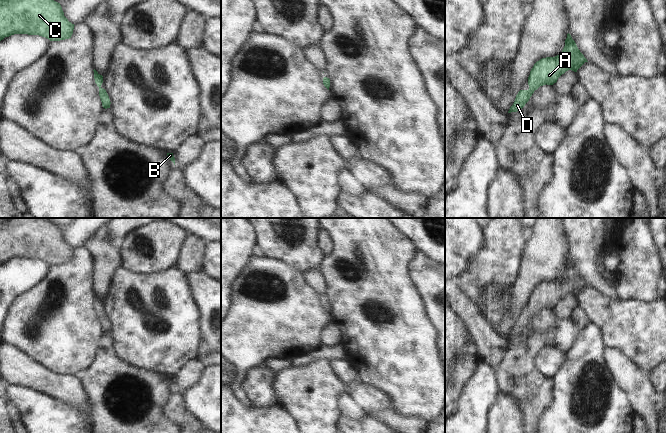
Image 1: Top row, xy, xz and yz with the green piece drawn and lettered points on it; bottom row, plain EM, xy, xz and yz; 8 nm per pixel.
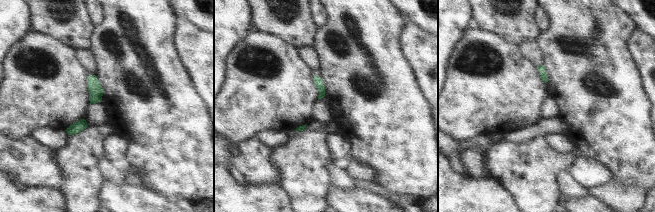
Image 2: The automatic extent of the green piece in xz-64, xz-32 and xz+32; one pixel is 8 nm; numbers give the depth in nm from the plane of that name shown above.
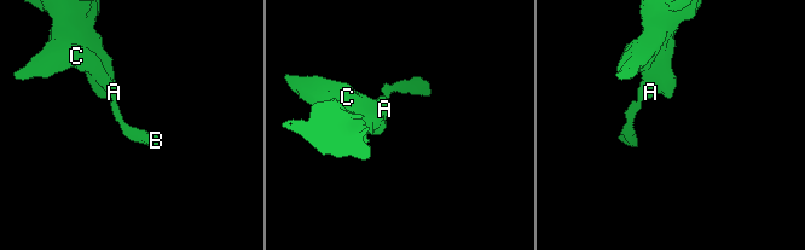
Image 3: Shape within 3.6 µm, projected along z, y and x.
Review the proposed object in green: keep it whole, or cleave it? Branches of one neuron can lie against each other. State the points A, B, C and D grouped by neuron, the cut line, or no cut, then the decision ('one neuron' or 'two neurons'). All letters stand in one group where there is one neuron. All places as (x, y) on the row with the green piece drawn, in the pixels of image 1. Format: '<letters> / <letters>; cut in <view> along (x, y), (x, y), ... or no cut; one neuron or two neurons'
A B C D; no cut; one neuron

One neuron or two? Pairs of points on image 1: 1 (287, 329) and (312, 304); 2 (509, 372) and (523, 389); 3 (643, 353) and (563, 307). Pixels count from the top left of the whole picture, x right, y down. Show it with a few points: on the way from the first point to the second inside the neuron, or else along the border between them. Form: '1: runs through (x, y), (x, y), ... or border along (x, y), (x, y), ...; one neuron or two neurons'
1: runs through (293, 323), (306, 310); one neuron
2: runs through (513, 375), (523, 385); one neuron
3: border along (575, 296), (578, 306); two neurons

